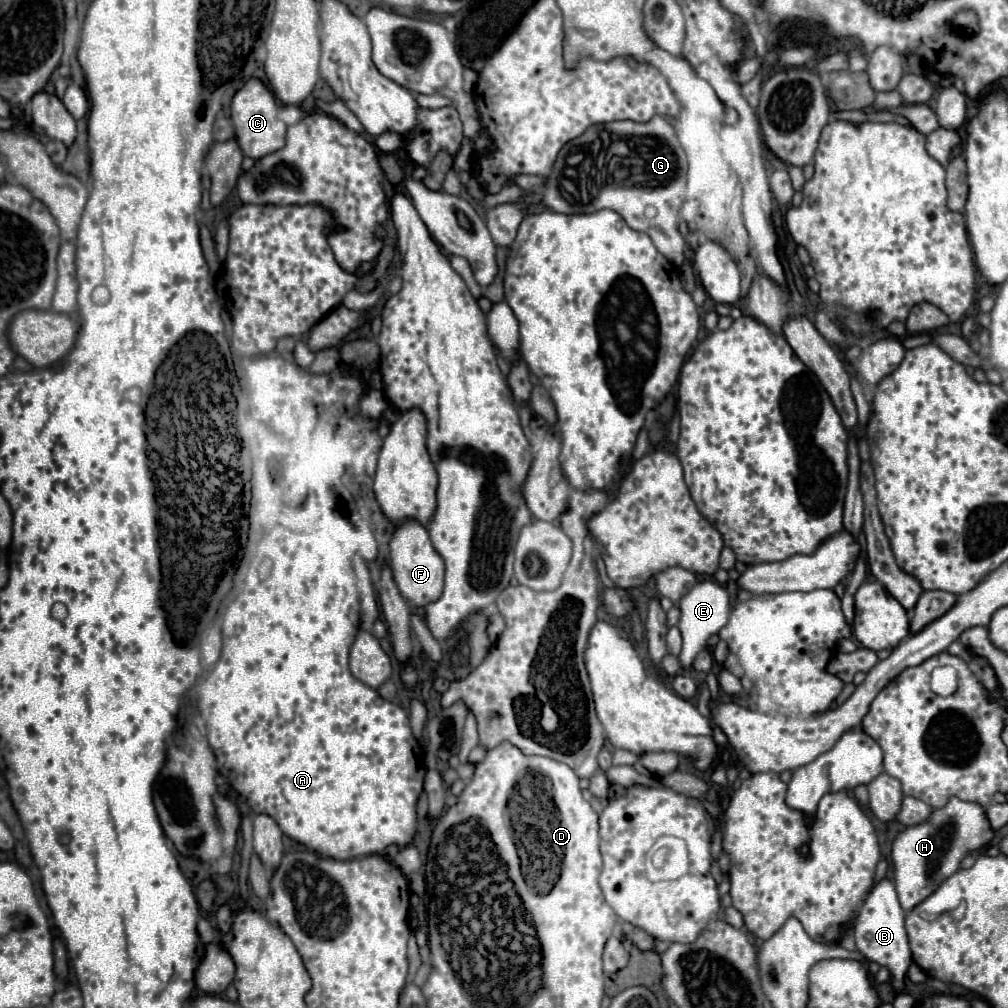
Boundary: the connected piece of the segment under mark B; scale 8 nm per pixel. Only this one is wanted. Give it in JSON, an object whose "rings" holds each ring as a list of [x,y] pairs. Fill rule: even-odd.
{"rings":[[[881,880],[871,894],[867,896],[865,904],[861,906],[857,920],[855,920],[855,942],[857,950],[867,958],[877,962],[879,966],[885,966],[891,972],[891,984],[895,990],[905,988],[905,978],[907,970],[911,966],[911,950],[907,942],[907,932],[905,932],[905,910],[901,908],[897,900],[897,892],[891,880]]]}

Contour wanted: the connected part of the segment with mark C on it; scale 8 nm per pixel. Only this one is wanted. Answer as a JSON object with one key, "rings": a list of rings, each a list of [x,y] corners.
{"rings":[[[257,78],[247,80],[247,84],[233,96],[231,120],[235,126],[239,146],[245,156],[257,160],[257,158],[263,158],[263,156],[283,148],[285,124],[279,118],[279,106],[275,102],[275,96],[271,96],[271,90],[261,80],[257,80]]]}

